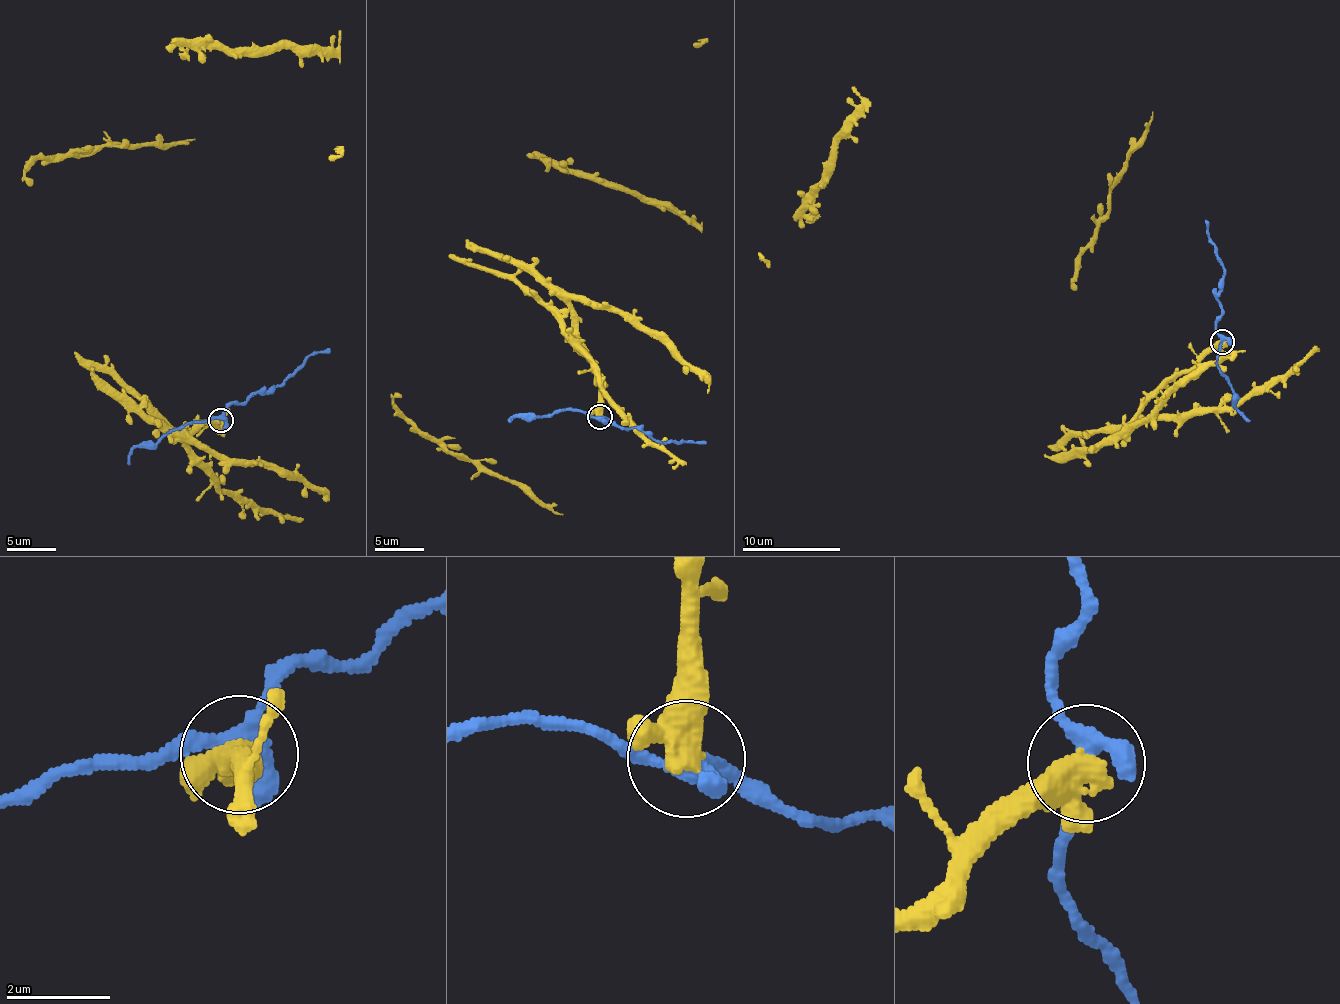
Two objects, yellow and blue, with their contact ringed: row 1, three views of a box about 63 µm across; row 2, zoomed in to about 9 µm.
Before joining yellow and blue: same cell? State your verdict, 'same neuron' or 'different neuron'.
different neuron

